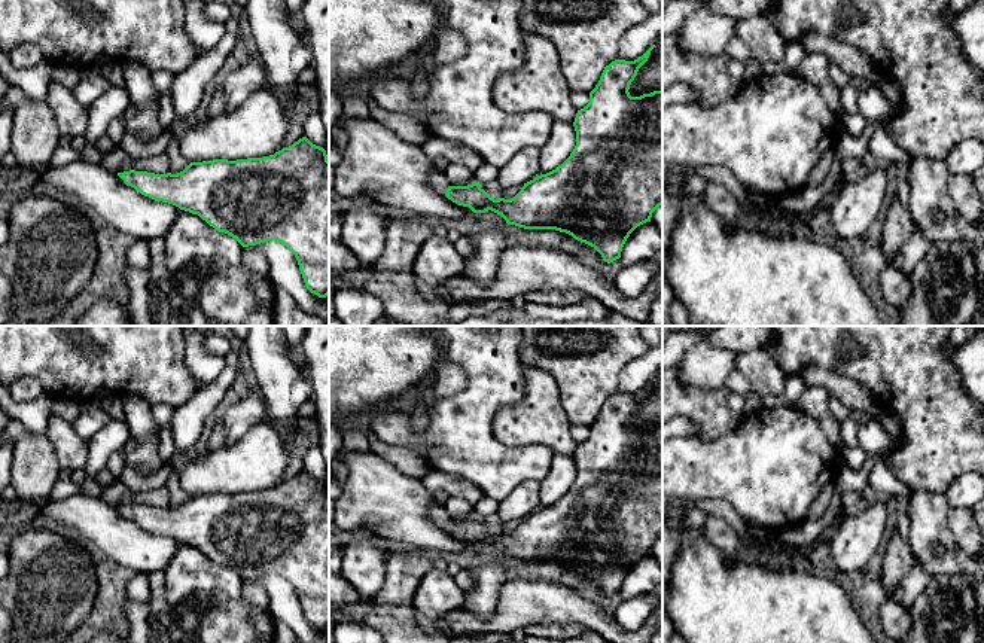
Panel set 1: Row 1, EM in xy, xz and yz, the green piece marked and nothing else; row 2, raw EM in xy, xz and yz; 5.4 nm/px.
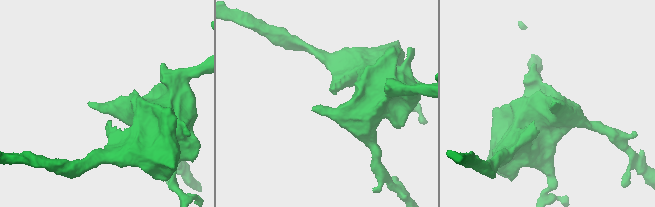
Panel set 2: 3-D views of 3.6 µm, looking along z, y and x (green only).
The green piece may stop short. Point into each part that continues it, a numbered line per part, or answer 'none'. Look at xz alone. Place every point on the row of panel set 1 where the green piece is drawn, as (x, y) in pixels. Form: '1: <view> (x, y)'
1: xz (438, 180)

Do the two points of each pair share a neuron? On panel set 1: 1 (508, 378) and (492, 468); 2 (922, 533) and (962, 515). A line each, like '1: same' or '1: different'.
1: same
2: different

